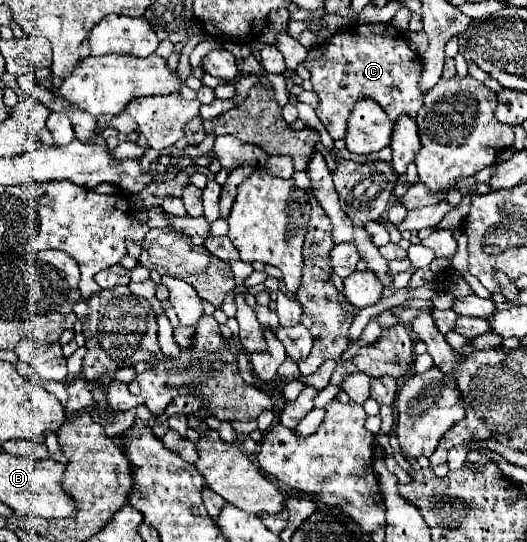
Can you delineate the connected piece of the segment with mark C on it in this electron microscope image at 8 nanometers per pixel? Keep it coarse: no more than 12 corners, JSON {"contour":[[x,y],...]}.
{"contour":[[391,23],[335,33],[303,65],[345,137],[355,101],[415,117],[421,57]]}

